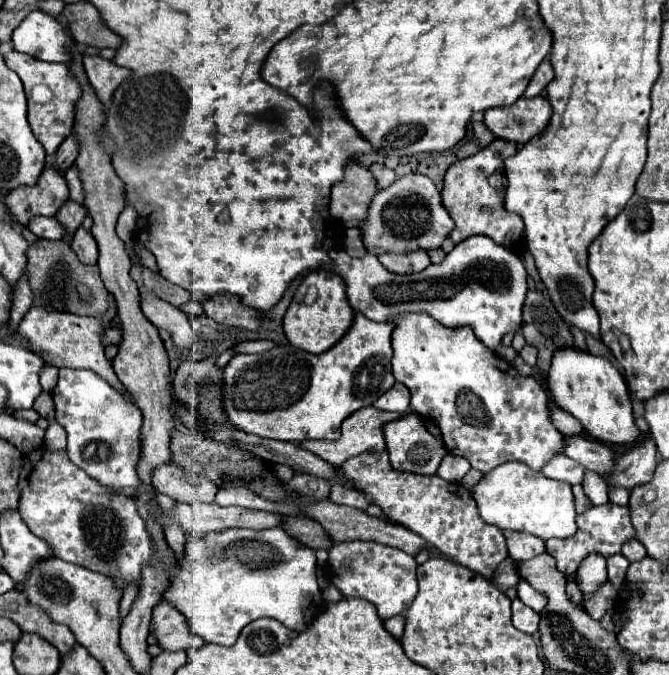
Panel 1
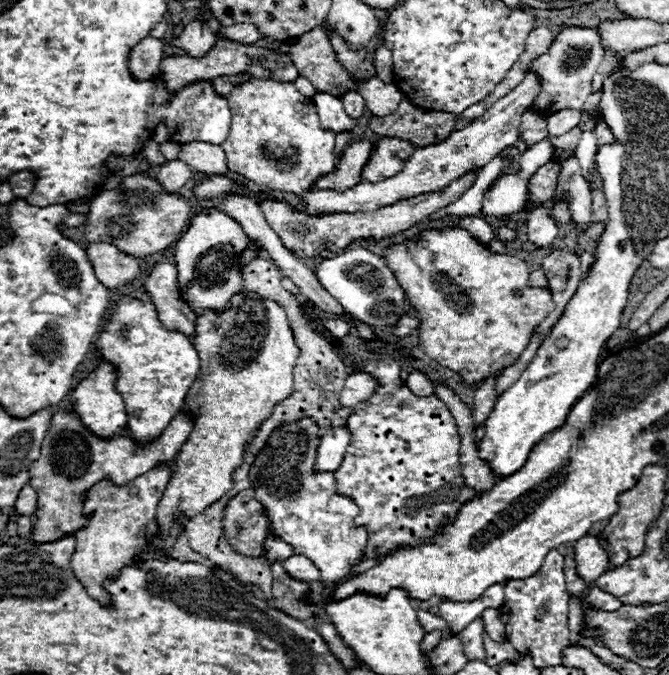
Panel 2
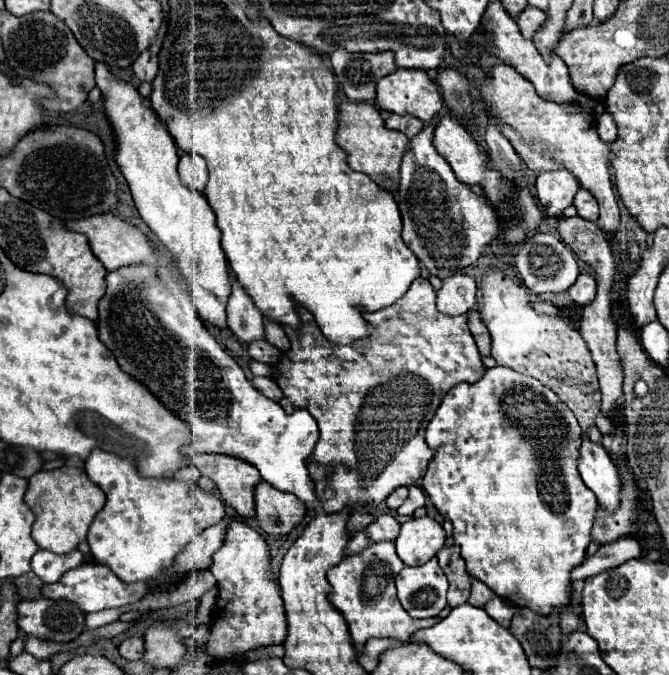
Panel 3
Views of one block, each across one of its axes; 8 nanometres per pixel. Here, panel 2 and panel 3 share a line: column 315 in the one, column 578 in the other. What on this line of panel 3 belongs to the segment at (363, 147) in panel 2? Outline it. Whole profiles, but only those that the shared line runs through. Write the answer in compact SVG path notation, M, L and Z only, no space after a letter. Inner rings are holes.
M568 170L544 172L536 180L538 202L544 206L546 216L552 216L552 218L560 218L562 212L568 206L572 206L572 200L578 188L580 188L578 180Z

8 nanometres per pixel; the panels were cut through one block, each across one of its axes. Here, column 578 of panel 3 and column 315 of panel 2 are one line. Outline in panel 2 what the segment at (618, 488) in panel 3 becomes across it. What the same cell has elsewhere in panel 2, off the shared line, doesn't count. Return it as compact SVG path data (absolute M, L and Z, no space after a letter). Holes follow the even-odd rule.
M344 426L324 430L322 440L316 448L314 470L316 472L334 472L334 470L338 470L338 466L340 466L344 454L346 454L348 440L350 440L350 432Z

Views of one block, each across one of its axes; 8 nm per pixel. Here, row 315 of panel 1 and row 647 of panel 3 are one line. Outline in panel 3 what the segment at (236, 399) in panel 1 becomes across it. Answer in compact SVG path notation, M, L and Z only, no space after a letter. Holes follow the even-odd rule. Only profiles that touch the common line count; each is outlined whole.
M384 540L372 544L370 548L366 546L366 550L360 554L346 556L338 566L328 570L328 582L332 586L330 602L346 618L358 652L362 652L362 646L368 638L406 640L410 634L414 634L414 630L422 630L426 626L434 626L434 622L440 622L440 618L410 618L410 614L406 614L396 598L394 588L394 578L402 566L404 562L400 562L394 550L394 542Z

